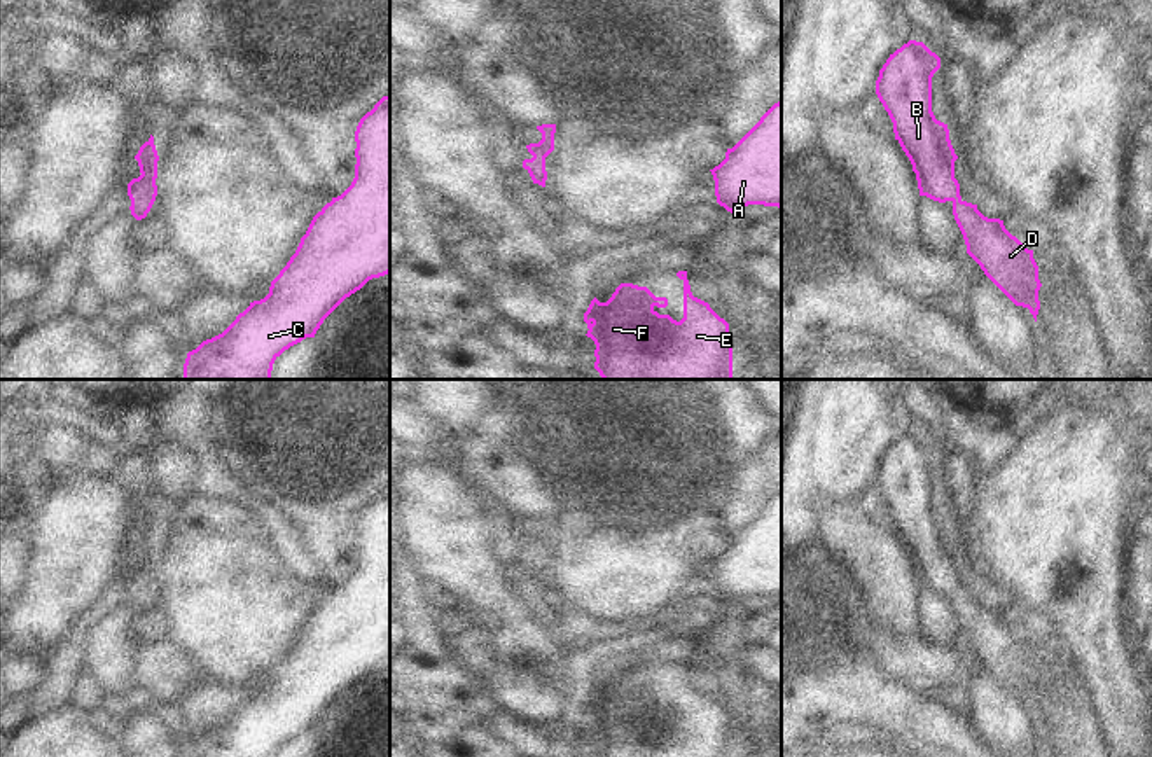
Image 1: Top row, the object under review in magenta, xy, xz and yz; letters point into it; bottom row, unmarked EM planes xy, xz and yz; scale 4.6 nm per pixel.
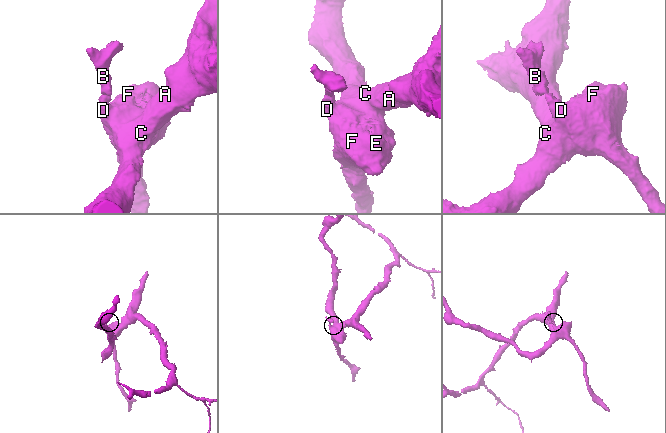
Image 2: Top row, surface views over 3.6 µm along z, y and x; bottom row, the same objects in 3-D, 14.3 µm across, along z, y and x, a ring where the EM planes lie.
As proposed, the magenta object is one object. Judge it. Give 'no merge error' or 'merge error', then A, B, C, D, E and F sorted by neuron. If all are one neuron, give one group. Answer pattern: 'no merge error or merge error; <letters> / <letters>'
no merge error; A B C D E F

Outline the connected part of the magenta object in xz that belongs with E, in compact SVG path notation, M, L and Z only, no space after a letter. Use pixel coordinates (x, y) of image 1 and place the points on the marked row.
M678 271L684 281L684 318L673 320L670 315L659 315L654 308L666 308L666 297L656 297L647 287L621 283L607 302L596 297L584 313L587 337L596 344L594 369L603 379L732 379L732 339L729 323L720 318L708 302L691 292L687 271Z

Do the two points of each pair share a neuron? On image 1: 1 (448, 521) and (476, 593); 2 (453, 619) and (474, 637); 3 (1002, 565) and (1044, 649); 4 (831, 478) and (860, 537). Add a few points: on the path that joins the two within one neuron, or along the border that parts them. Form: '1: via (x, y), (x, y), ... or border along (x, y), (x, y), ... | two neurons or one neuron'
1: via (451, 539), (455, 553), (476, 576) | one neuron
2: border along (474, 623), (450, 640) | two neurons
3: border along (1053, 630), (1058, 644), (1072, 658), (1075, 672) | two neurons
4: border along (857, 497), (822, 500), (815, 530) | two neurons

